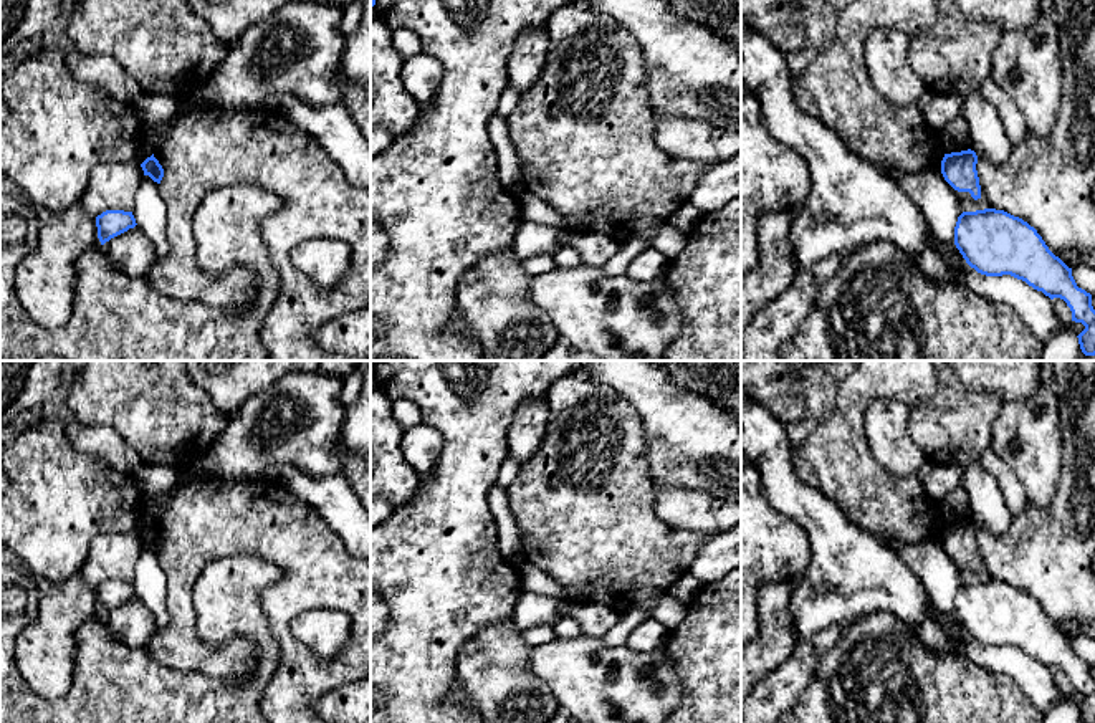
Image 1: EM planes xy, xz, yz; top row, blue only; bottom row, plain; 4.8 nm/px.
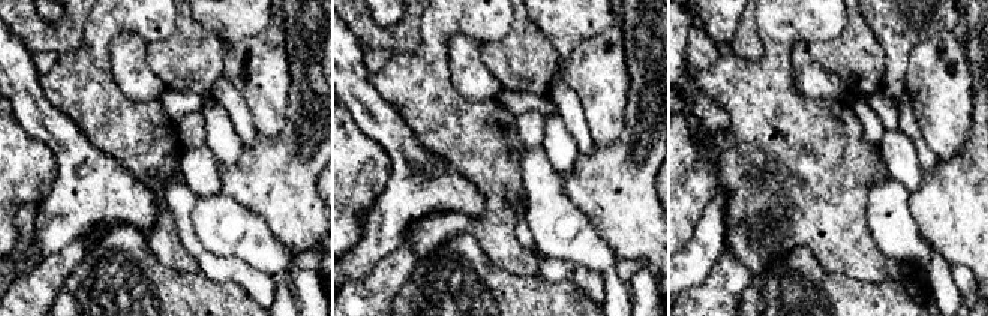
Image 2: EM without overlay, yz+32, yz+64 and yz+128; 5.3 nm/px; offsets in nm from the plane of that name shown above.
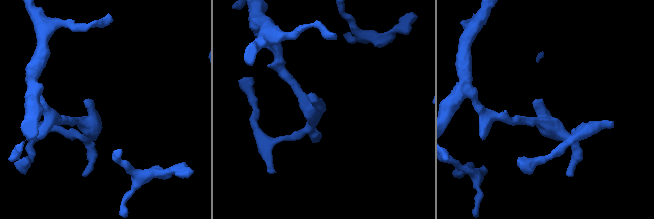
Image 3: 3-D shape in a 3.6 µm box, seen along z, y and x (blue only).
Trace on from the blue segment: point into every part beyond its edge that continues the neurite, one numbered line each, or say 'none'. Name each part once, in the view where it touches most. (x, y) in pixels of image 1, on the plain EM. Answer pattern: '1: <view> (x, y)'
none

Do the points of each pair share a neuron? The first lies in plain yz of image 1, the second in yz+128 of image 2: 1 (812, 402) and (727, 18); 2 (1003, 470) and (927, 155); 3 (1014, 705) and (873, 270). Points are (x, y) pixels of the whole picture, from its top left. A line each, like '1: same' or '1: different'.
1: different
2: same
3: different

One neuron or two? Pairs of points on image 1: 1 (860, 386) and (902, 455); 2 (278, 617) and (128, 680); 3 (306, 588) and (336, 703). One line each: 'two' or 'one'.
1: two
2: two
3: two

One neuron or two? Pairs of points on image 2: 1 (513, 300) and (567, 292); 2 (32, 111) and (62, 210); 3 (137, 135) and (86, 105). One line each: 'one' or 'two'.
1: one
2: one
3: one

